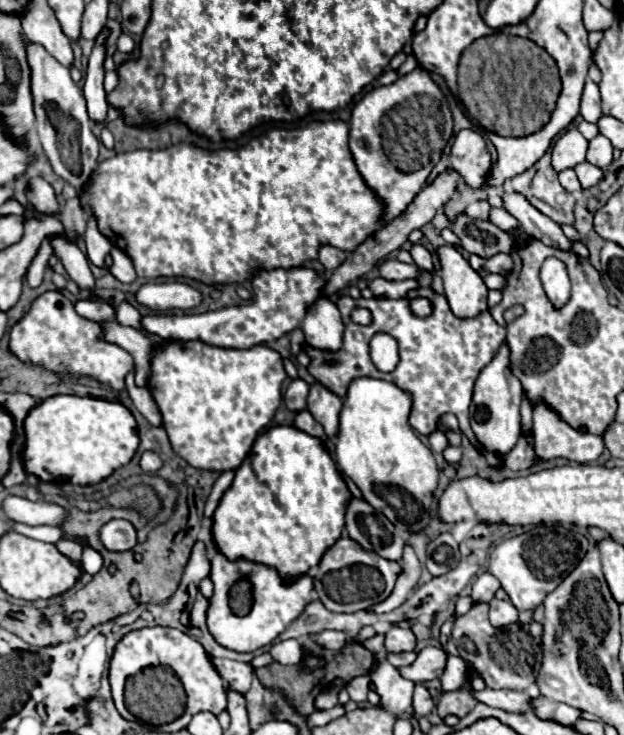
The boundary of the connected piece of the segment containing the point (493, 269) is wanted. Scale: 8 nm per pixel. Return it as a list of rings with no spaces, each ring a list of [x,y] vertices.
[[[499,253],[490,259],[478,270],[478,273],[484,278],[491,273],[501,274],[506,276],[513,268],[513,261],[509,254]]]

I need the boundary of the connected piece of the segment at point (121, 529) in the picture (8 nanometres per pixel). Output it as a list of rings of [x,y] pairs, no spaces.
[[[113,519],[99,529],[99,539],[107,551],[131,551],[137,545],[137,529],[125,519]]]

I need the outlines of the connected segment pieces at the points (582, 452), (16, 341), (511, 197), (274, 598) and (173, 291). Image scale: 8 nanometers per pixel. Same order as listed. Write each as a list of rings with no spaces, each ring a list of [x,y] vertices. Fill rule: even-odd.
[[[535,403],[533,405],[533,435],[535,435],[535,453],[543,461],[563,457],[563,459],[569,459],[575,463],[593,463],[605,449],[603,437],[591,435],[591,433],[589,433],[589,437],[581,435],[579,431],[569,427],[561,419],[561,415],[557,415],[557,411],[553,411],[547,403]]]
[[[45,291],[43,295],[39,295],[33,301],[33,305],[25,313],[25,317],[11,327],[9,349],[23,363],[41,365],[47,371],[61,373],[61,375],[67,375],[67,377],[95,377],[99,383],[103,383],[103,385],[107,385],[115,391],[125,389],[125,377],[133,369],[133,357],[117,345],[103,343],[101,325],[77,315],[75,309],[73,309],[73,303],[61,291]]]
[[[511,191],[511,193],[501,193],[503,199],[503,209],[507,209],[523,227],[523,231],[533,237],[543,241],[545,245],[559,247],[559,249],[571,249],[571,241],[563,235],[561,227],[543,215],[539,209],[535,209],[521,193]]]
[[[217,551],[211,557],[211,581],[215,585],[215,593],[209,599],[207,627],[211,635],[217,639],[217,643],[233,651],[257,651],[259,647],[269,645],[281,631],[285,631],[303,613],[303,609],[311,603],[311,591],[313,591],[313,577],[307,573],[299,575],[297,579],[283,581],[279,571],[273,567],[253,563],[247,559],[231,561],[221,551]],[[237,571],[243,577],[247,577],[253,585],[247,579],[237,581]],[[253,597],[255,597],[255,603],[253,603]],[[237,615],[245,615],[245,617],[237,617]]]
[[[181,281],[166,283],[145,283],[137,291],[137,303],[155,309],[155,311],[167,311],[167,309],[193,309],[203,301],[203,295]]]

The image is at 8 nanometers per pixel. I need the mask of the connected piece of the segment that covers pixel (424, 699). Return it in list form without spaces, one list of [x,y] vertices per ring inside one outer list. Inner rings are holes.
[[[423,683],[415,685],[415,693],[413,693],[413,709],[417,715],[429,715],[429,711],[433,709],[433,699],[427,691],[427,687]]]

